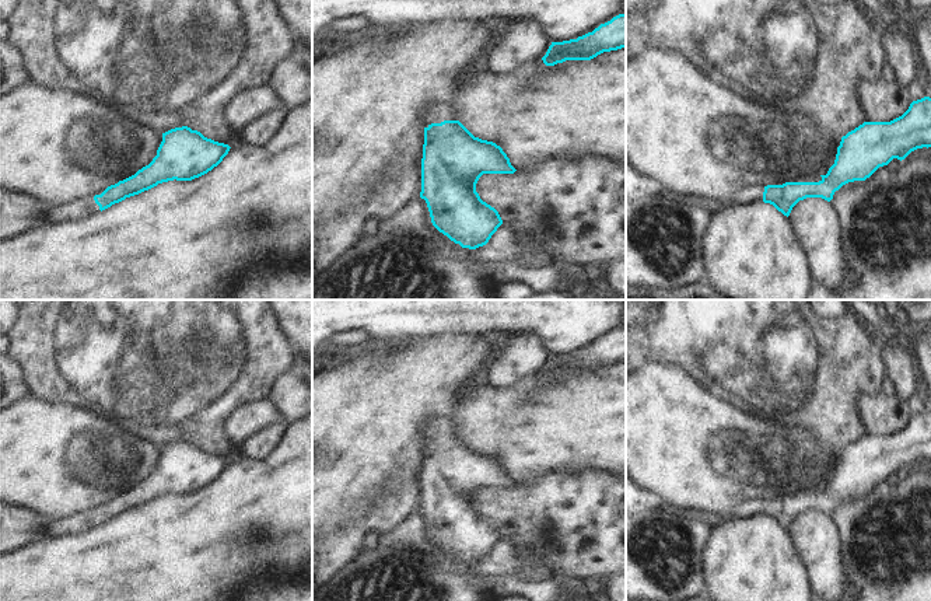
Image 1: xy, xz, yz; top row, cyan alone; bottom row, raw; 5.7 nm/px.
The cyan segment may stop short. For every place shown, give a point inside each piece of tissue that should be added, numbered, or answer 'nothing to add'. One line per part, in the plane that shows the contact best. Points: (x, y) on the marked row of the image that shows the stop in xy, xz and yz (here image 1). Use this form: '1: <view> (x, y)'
1: xz (438, 112)

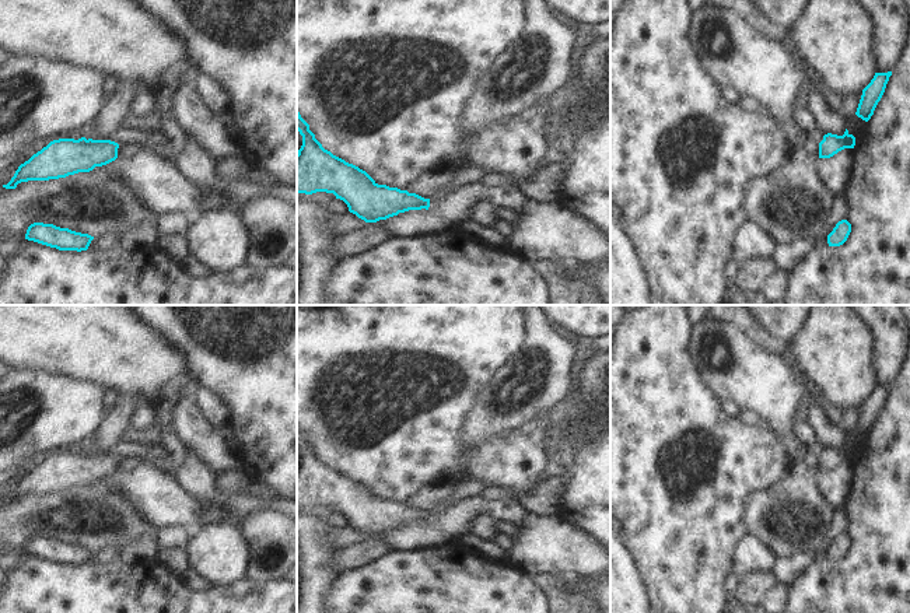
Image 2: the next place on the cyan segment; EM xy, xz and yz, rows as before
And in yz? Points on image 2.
nothing to add

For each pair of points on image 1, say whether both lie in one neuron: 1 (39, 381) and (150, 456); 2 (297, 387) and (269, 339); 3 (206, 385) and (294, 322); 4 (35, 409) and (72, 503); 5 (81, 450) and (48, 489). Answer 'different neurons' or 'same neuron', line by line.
1: different neurons
2: different neurons
3: different neurons
4: same neuron
5: same neuron

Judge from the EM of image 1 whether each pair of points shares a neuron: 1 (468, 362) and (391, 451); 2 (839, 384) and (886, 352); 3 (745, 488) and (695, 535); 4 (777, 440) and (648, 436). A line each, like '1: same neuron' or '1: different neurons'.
1: same neuron
2: different neurons
3: different neurons
4: same neuron

